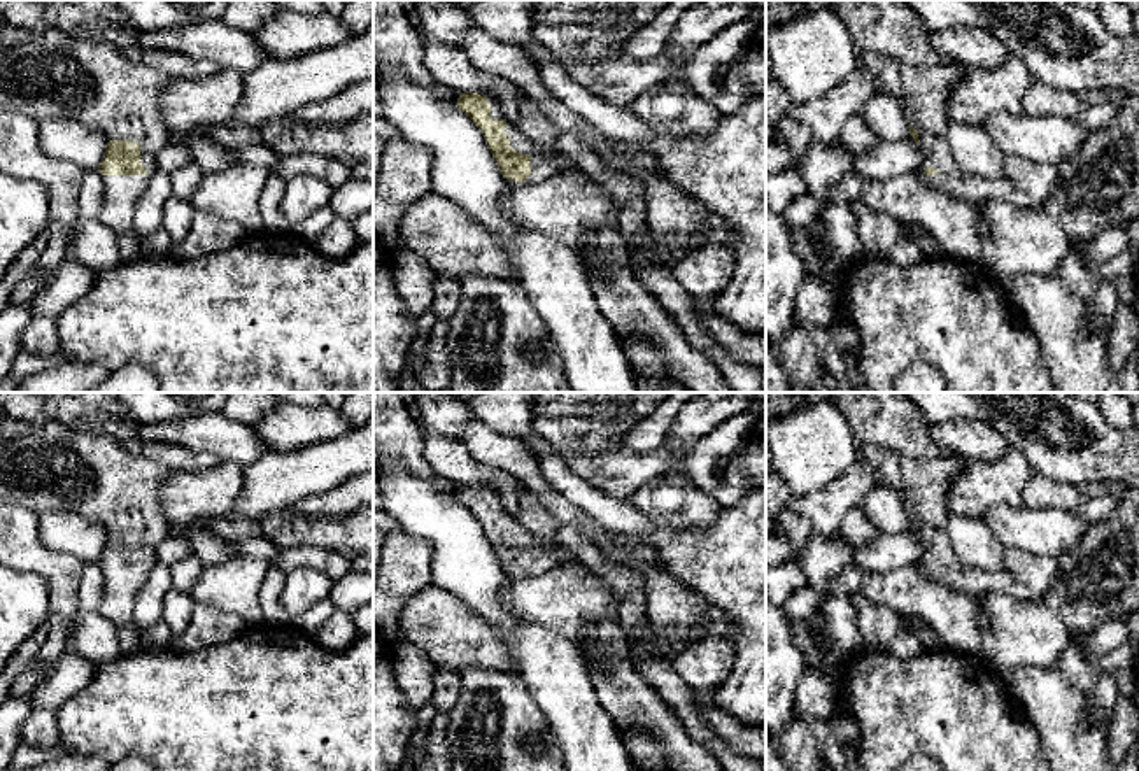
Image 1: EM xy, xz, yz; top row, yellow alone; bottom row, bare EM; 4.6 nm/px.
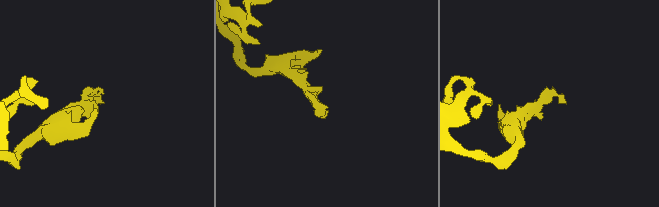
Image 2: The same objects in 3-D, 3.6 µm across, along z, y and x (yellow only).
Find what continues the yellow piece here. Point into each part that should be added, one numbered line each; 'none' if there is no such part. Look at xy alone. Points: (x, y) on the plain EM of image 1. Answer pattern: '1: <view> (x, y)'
1: xy (49, 466)

